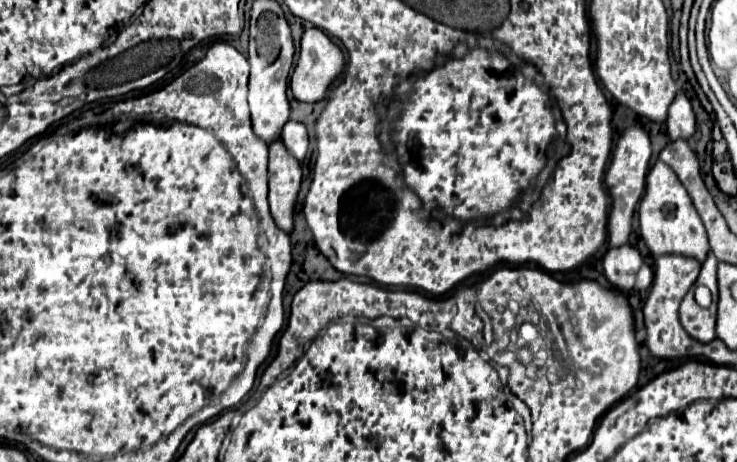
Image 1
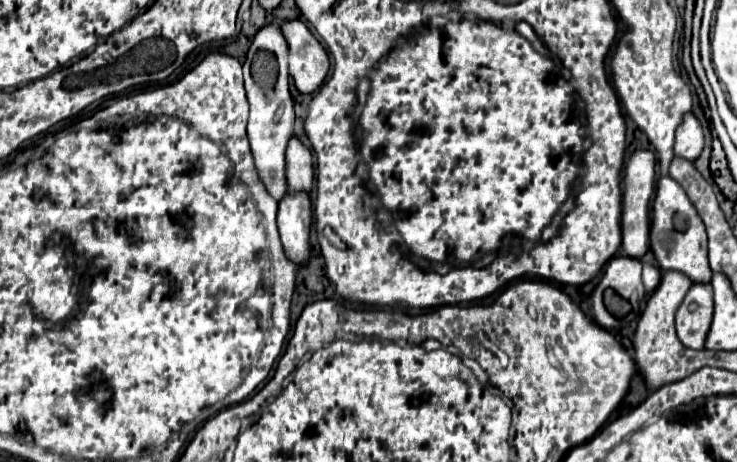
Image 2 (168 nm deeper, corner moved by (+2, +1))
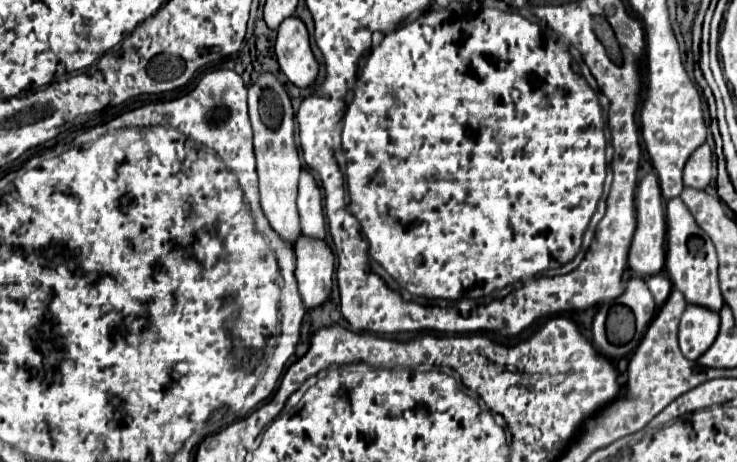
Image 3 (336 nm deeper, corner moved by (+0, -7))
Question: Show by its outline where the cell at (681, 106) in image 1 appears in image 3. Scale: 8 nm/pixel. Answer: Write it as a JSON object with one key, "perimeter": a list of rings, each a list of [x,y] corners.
{"perimeter":[[[702,144],[686,162],[684,184],[696,190],[706,190],[712,180],[712,150],[708,144]]]}

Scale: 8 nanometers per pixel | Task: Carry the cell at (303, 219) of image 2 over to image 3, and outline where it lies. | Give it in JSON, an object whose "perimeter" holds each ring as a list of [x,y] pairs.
{"perimeter":[[[298,238],[296,242],[296,278],[300,286],[300,296],[306,310],[316,310],[328,302],[336,260],[332,250],[322,240]]]}

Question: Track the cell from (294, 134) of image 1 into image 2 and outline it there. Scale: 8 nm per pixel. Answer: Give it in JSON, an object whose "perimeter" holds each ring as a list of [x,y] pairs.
{"perimeter":[[[292,136],[286,146],[286,180],[290,190],[304,190],[312,188],[314,168],[312,168],[312,154],[310,150]]]}

